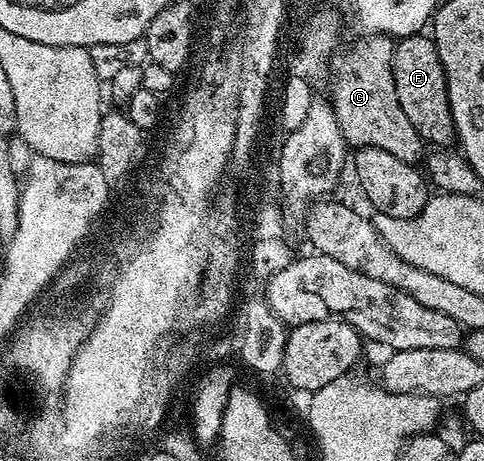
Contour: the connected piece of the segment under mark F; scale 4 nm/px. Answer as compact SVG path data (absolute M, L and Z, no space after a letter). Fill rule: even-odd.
M428 34L412 35L406 39L396 40L393 44L393 76L395 77L395 97L399 97L399 106L403 113L407 113L411 125L415 125L422 140L434 148L449 147L454 142L453 118L451 117L451 105L447 97L447 83L443 73L443 65L439 61L437 47Z

